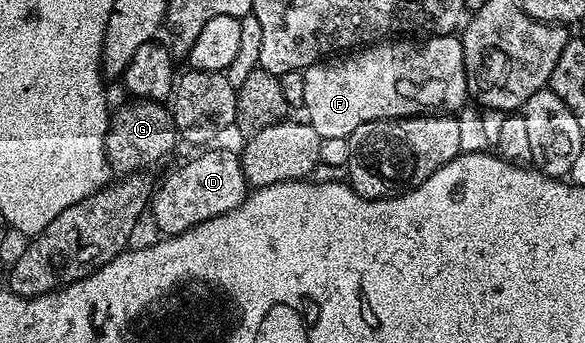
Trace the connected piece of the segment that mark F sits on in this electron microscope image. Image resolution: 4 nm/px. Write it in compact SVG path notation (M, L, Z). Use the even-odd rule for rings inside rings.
M457 35L381 39L348 55L322 59L304 70L304 75L304 116L326 142L347 139L355 127L363 127L368 121L429 115L434 111L456 114L466 104L469 91L463 47Z

